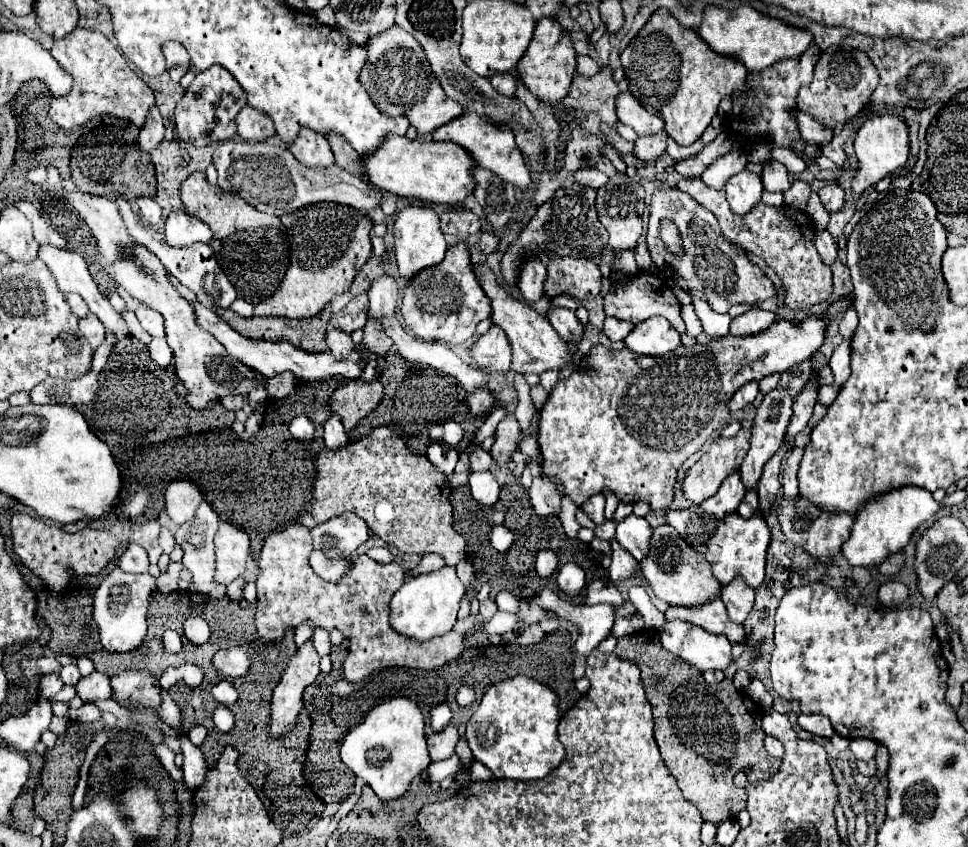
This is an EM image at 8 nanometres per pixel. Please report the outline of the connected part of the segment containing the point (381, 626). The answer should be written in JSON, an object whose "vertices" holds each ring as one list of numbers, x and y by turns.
{"vertices":[[294,524,278,534,270,534,264,542,260,556,260,574,256,580,258,588,258,610,256,628,260,638,278,640,286,628,294,628,300,622,314,622,326,630,338,628,350,638,350,653,346,658,346,680,358,682,374,670,390,666,406,666,418,670,440,668,442,664,456,660,464,650,464,634,448,632,444,636,418,642,408,636,396,634,390,626,390,598,404,582,404,572,396,562,378,564,366,554,358,556,350,572,340,582,326,582,314,574,308,566,308,554,312,550,310,530,302,524]]}

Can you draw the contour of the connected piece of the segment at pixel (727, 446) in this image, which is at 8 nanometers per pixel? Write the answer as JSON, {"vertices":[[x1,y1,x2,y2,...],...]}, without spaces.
{"vertices":[[742,428,734,438,718,438,710,450,686,472,684,496,694,504,714,496,724,478,736,472,750,446,750,430]]}

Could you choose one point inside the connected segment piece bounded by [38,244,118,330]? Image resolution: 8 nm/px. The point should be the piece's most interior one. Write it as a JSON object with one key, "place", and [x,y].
{"place":[71,272]}

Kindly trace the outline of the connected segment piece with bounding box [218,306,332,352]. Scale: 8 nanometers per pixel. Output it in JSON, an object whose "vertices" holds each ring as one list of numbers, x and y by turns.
{"vertices":[[326,306,320,314,308,318,308,320,288,320,288,318,258,318,258,316,252,316,252,318,242,318,238,314,234,314,230,308,220,308,218,310,220,318,224,318,224,322,228,322,236,332,244,334,246,338,258,338,258,340,272,340,272,342,290,342,294,344,296,348,300,350,306,350,306,352,324,352,326,350,326,330,328,330,328,322,330,322,330,306]]}

